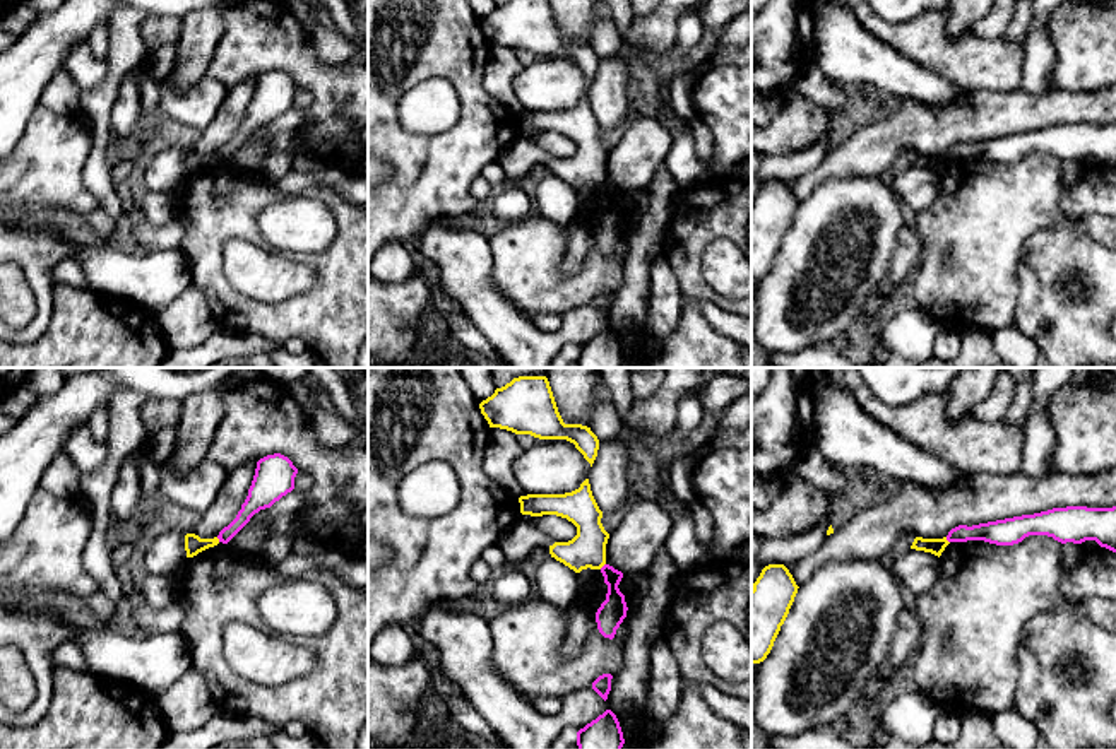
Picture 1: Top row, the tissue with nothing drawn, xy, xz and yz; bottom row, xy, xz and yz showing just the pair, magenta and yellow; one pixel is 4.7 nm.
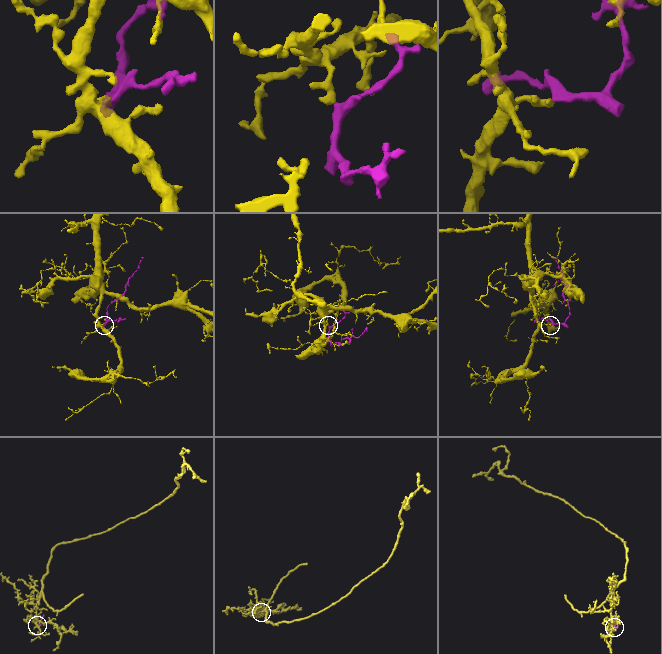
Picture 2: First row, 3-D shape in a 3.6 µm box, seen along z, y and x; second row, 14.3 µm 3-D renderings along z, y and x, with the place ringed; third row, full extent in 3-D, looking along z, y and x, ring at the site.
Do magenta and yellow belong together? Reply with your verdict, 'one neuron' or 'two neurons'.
two neurons

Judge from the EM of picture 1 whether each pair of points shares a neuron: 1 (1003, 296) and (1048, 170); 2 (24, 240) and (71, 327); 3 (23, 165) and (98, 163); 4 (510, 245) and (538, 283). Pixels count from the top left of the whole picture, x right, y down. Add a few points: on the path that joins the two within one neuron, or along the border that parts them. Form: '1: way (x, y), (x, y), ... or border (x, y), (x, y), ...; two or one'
1: way (1003, 265), (1003, 214), (1017, 200); one
2: border (57, 283), (52, 293), (52, 315), (43, 334); two
3: border (86, 122), (91, 154), (83, 182), (100, 200); two
4: way (519, 253), (526, 260), (529, 274); one

